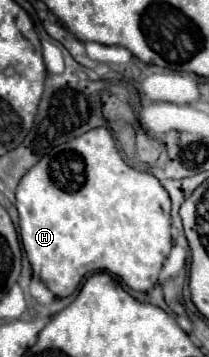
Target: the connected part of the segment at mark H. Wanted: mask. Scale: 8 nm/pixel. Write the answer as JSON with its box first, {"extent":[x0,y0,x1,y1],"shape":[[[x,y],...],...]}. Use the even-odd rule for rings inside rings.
{"extent":[17,128,171,298],"shape":[[[93,128],[45,154],[19,182],[17,202],[19,234],[23,250],[37,276],[57,298],[71,296],[81,278],[93,272],[119,276],[129,288],[147,292],[157,284],[163,260],[171,252],[171,200],[165,188],[149,172],[127,166],[107,128]]]}

